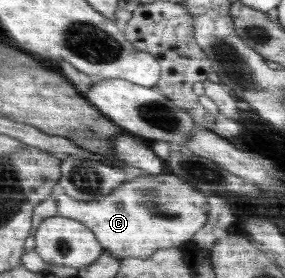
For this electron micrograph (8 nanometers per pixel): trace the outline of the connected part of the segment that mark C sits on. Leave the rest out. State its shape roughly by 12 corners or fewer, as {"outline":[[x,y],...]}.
{"outline":[[142,174],[99,201],[57,195],[118,260],[190,241],[208,221],[201,190]]}

